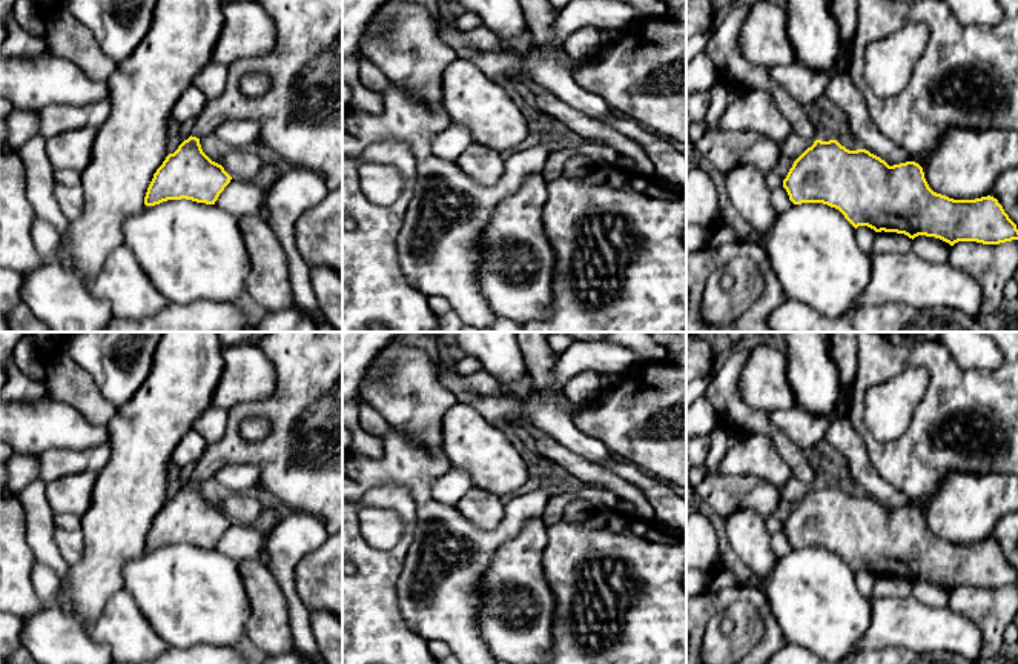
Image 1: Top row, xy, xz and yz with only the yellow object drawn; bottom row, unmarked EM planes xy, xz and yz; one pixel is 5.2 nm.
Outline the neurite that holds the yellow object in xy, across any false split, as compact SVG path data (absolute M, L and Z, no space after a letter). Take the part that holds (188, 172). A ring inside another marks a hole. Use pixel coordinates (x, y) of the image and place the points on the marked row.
M259 0L276 26L276 43L270 54L247 57L227 66L227 80L223 92L206 100L201 114L195 120L190 137L174 154L169 154L154 174L147 188L144 204L155 206L167 200L192 200L215 204L232 177L224 168L212 161L201 149L200 138L212 135L226 121L252 121L258 126L258 138L278 158L292 168L309 169L326 180L329 191L342 186L342 0ZM259 72L270 80L270 94L264 97L246 97L241 92L241 78Z

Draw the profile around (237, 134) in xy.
M226 121L215 135L232 149L252 149L258 138L258 126L252 121Z

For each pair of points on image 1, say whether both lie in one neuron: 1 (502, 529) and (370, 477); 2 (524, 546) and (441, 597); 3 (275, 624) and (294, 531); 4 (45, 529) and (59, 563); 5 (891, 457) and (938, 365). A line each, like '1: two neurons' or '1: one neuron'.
1: one neuron
2: two neurons
3: two neurons
4: one neuron
5: one neuron

